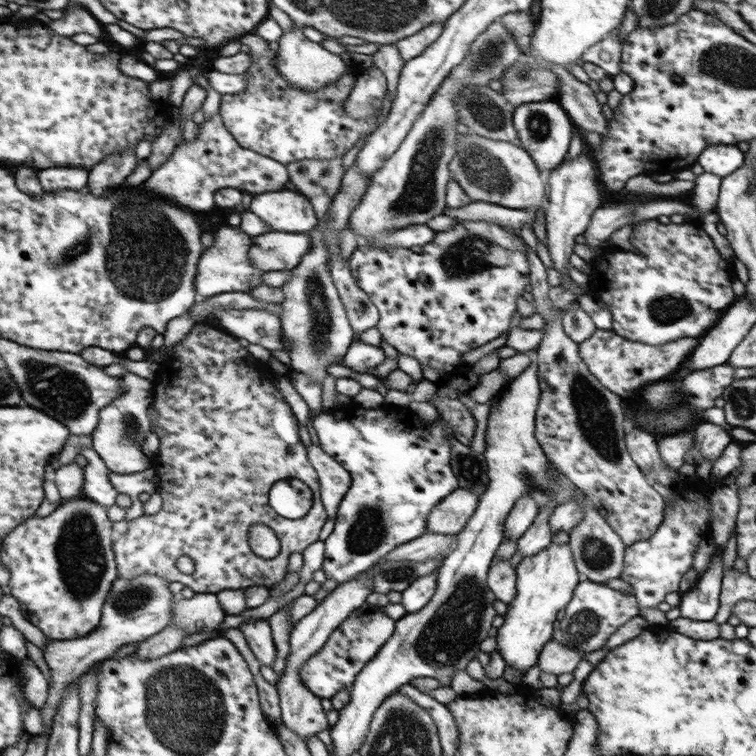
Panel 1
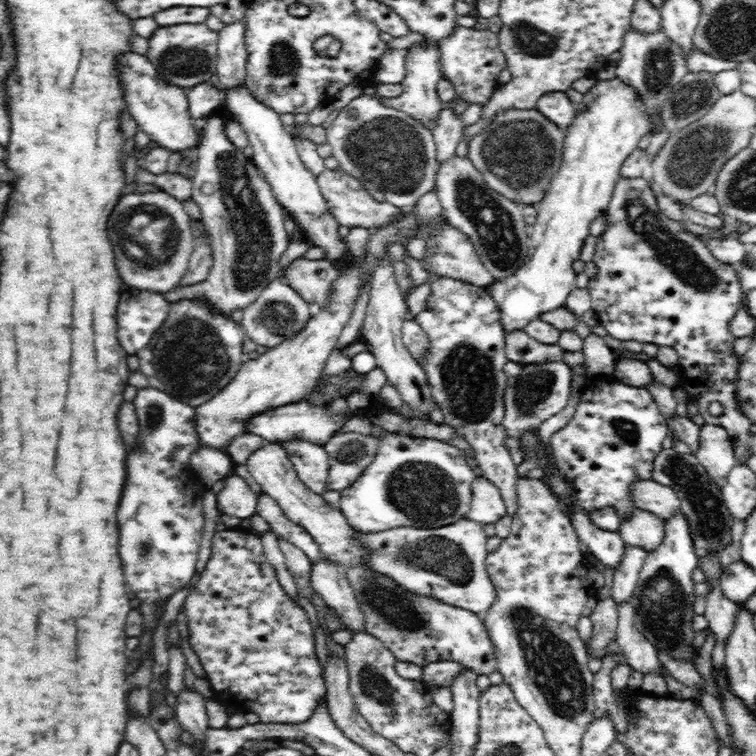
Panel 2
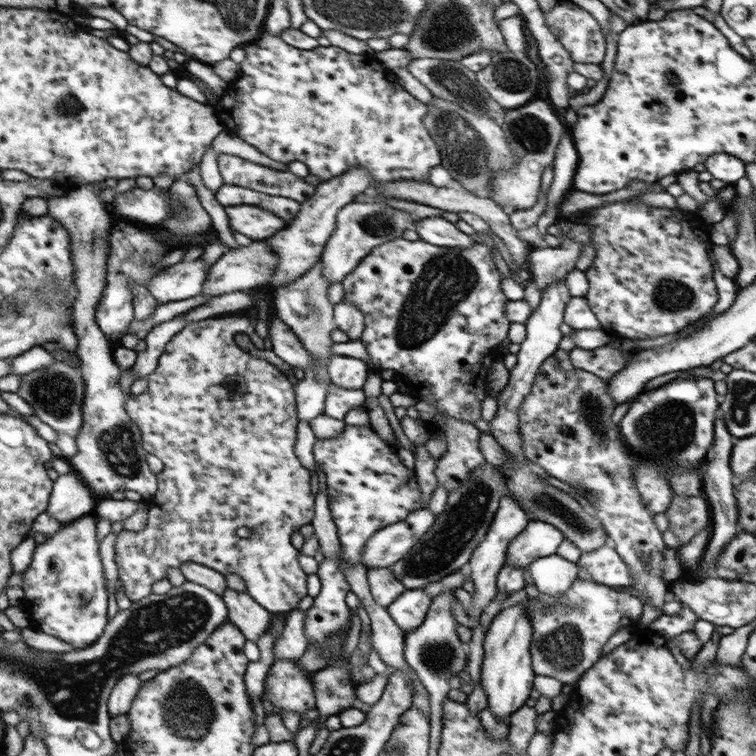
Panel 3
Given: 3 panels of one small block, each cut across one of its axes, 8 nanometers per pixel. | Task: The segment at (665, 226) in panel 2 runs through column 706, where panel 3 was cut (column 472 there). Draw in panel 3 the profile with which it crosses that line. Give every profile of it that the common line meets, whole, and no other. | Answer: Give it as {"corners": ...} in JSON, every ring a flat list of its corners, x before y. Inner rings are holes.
{"corners":[[404,238,387,241,385,244,374,247,368,256,364,257,360,264,356,266,355,271,342,281,344,287,344,298,346,303,358,305,358,309,364,315,365,329,361,334,361,341,368,351,370,361,374,365,374,370,393,370,398,376,404,377,408,381,414,400,424,400,437,408,441,414,450,418,457,418,468,423,474,423,482,419,482,401,487,396,485,391,485,380,488,377,488,370,497,358,497,348,507,338,511,322,506,318,506,304,508,298,502,293,502,274,498,271,494,263,494,255,491,248,485,244,474,242,472,248,448,248,429,244,419,239,416,242,409,242]]}

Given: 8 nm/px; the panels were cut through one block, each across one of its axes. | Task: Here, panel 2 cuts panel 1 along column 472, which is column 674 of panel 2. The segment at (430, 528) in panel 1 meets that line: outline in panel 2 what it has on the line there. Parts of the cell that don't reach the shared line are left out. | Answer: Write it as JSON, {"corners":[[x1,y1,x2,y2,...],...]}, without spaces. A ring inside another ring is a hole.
{"corners":[[652,479,632,483,631,499,638,509,652,512,664,521,681,511,681,502,674,490]]}

